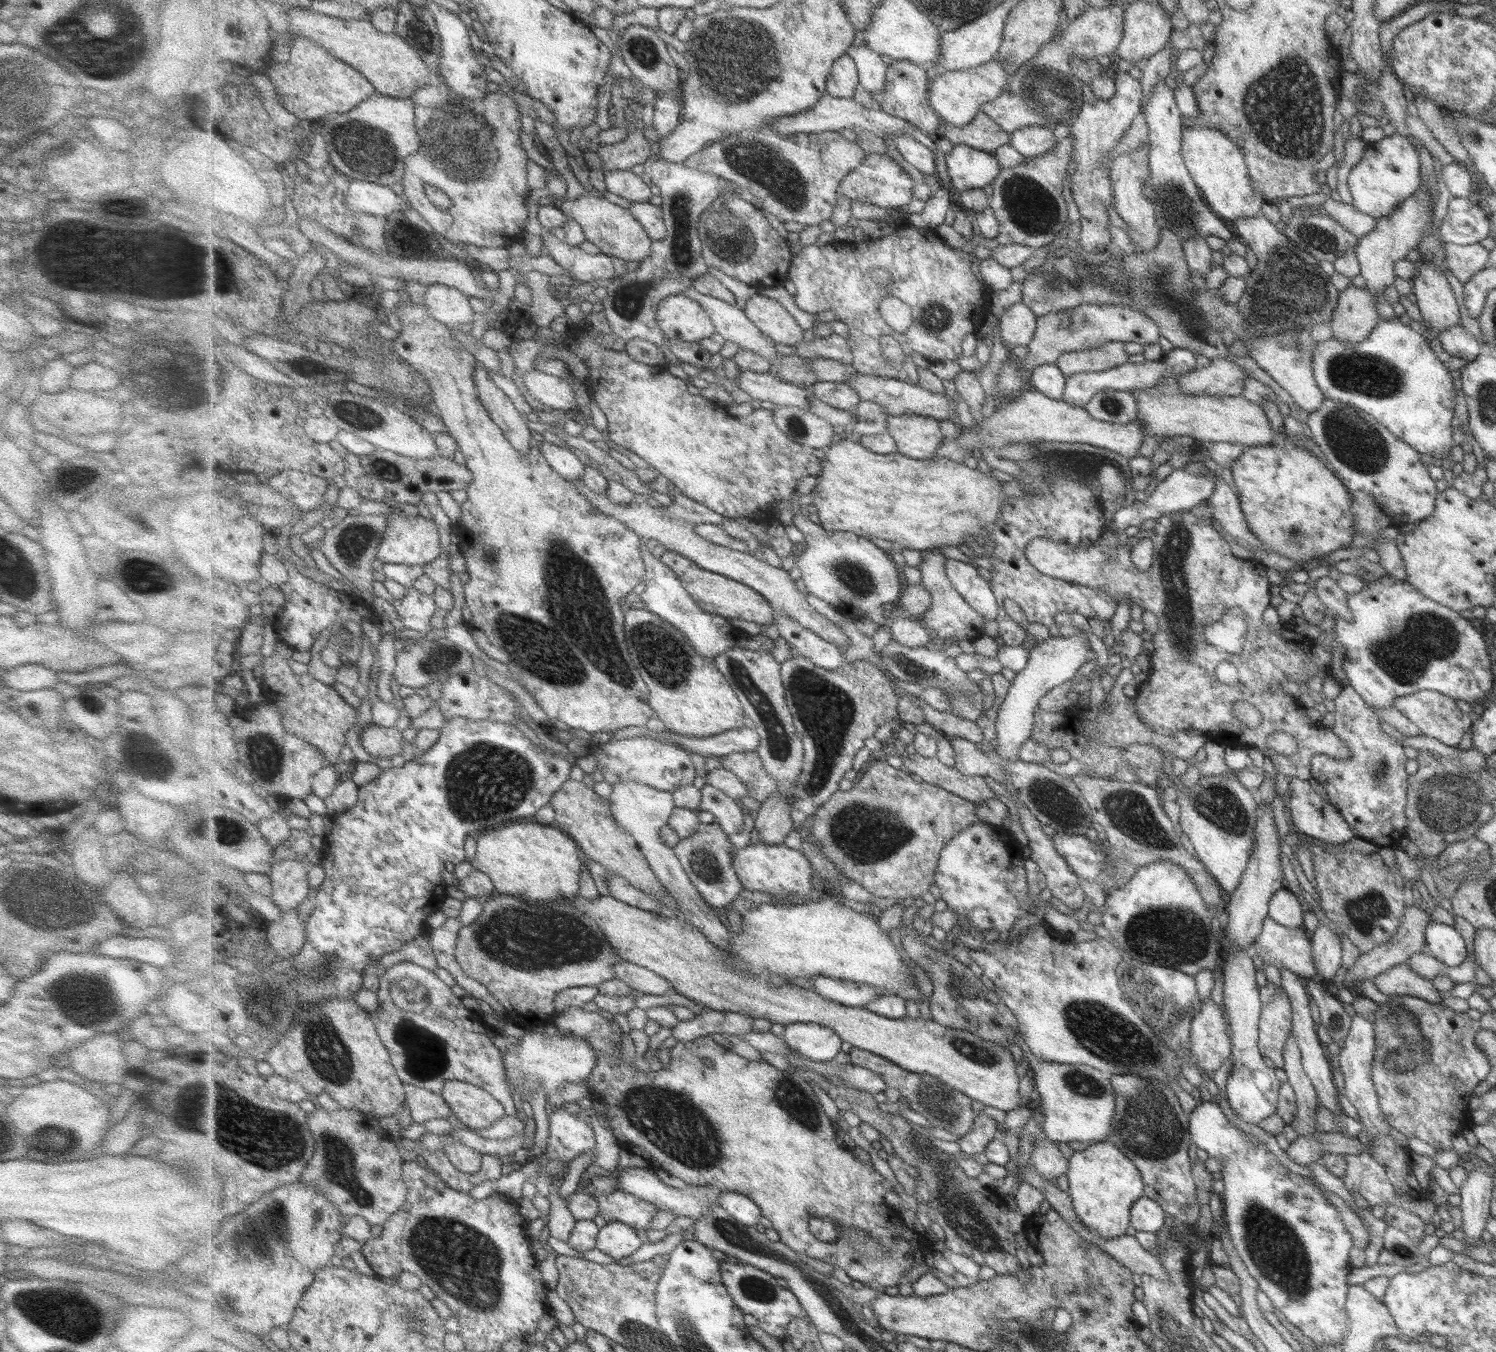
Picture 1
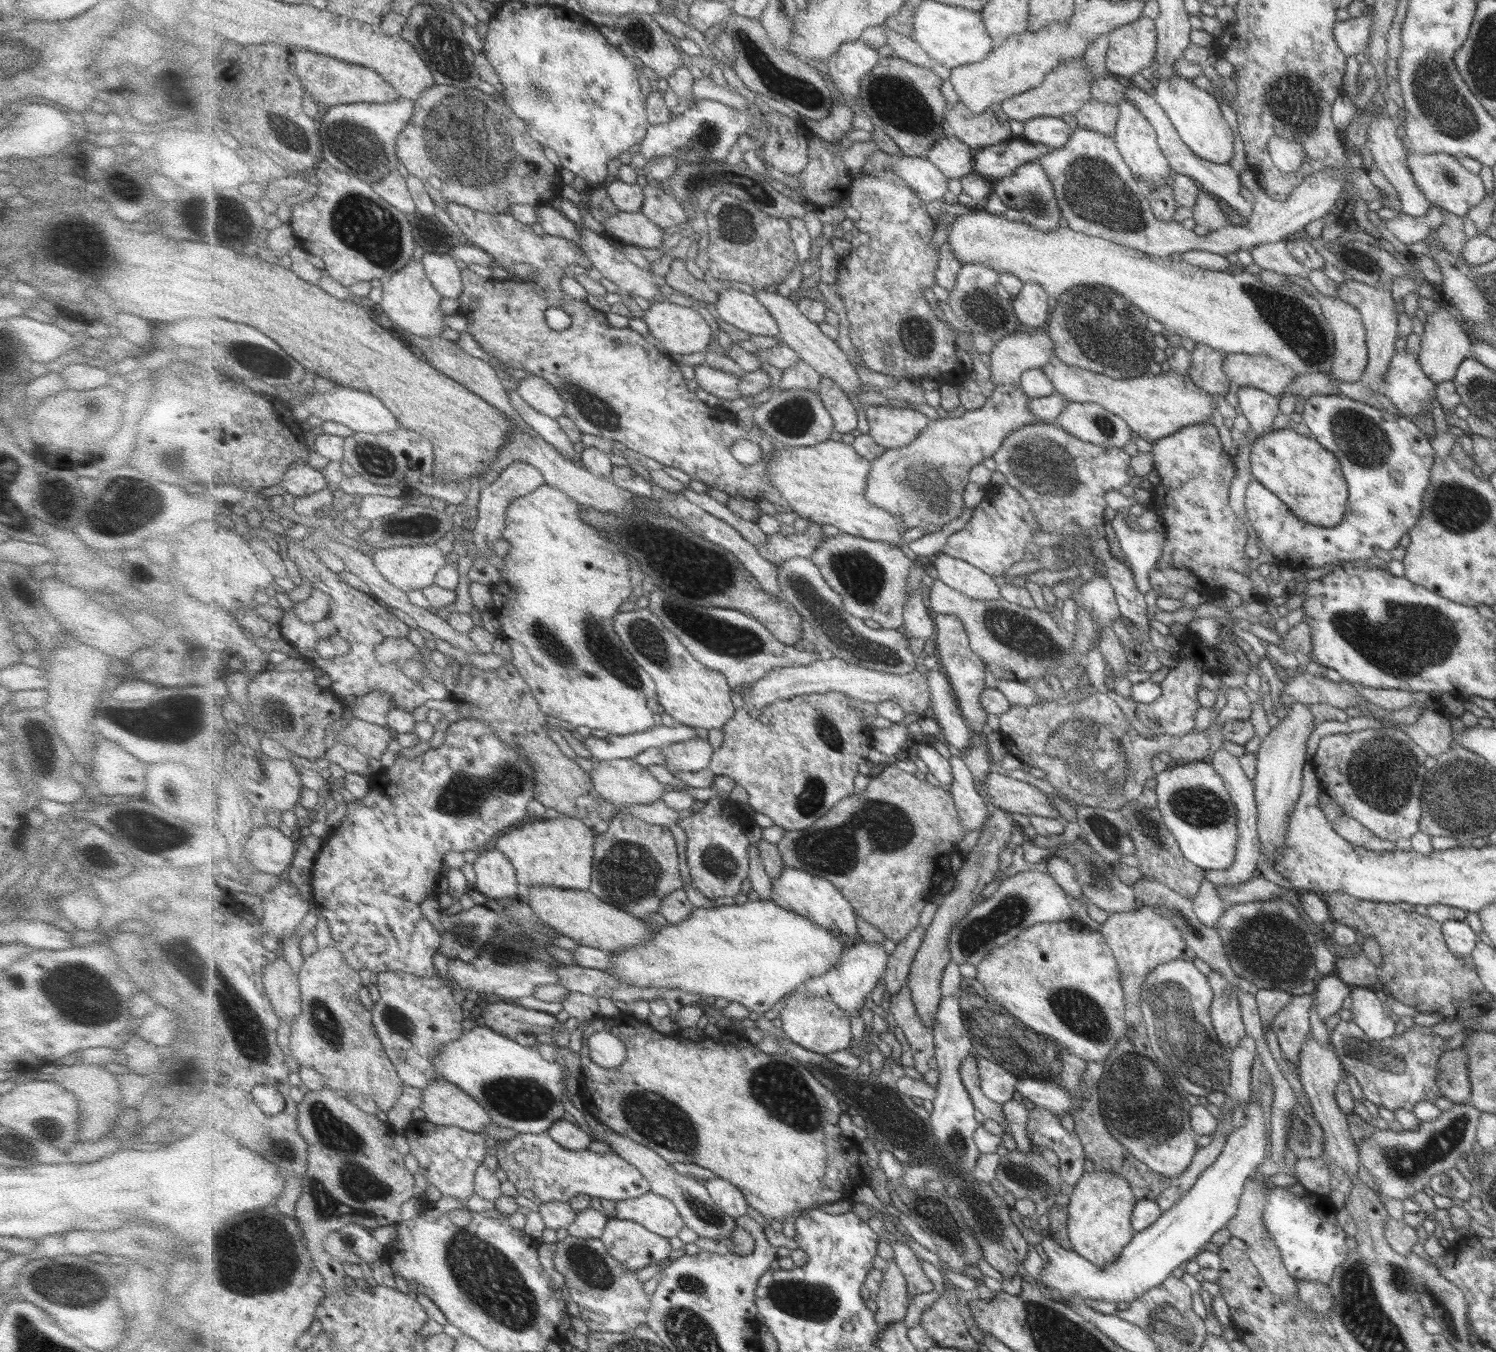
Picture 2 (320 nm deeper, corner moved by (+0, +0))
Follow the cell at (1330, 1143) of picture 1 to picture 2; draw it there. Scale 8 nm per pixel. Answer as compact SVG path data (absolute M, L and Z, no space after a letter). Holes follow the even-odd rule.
M1319 1157L1297 1159L1294 1164L1294 1177L1307 1191L1325 1196L1330 1192L1330 1174Z

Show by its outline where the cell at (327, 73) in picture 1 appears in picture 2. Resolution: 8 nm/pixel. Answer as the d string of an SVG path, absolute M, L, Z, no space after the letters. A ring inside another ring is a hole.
M299 49L292 50L291 61L293 70L304 86L307 96L311 99L315 98L315 103L322 111L323 106L353 104L353 102L387 103L395 102L402 97L399 91L383 78L383 75L376 70L371 70L370 67Z

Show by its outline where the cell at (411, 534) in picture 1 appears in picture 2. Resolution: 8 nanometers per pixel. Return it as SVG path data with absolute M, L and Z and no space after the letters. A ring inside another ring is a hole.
M435 543L376 549L370 555L379 572L407 593L433 585L438 572L447 564L447 556Z

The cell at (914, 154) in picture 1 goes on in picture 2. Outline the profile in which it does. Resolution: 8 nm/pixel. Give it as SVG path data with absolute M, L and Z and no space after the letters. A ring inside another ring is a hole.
M943 138L935 144L927 156L929 162L934 163L950 180L962 179L974 173L975 150L961 142L959 138Z

